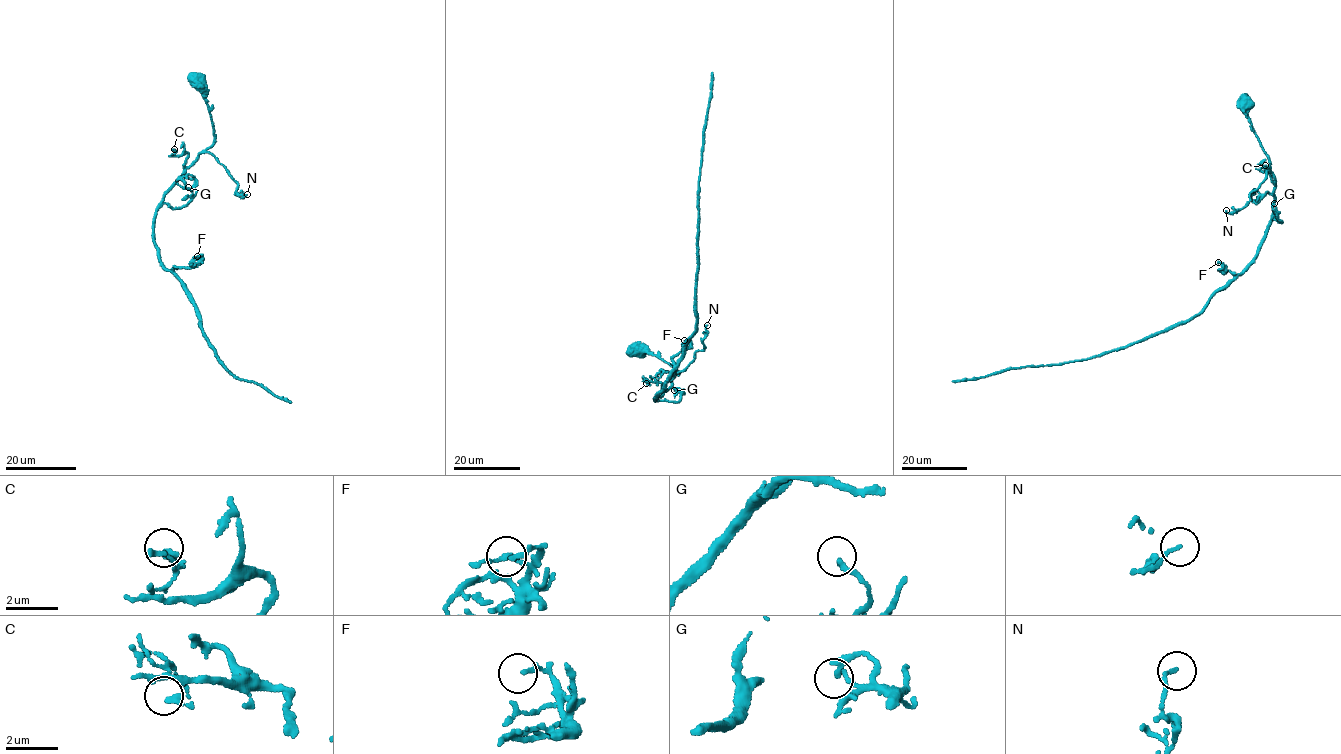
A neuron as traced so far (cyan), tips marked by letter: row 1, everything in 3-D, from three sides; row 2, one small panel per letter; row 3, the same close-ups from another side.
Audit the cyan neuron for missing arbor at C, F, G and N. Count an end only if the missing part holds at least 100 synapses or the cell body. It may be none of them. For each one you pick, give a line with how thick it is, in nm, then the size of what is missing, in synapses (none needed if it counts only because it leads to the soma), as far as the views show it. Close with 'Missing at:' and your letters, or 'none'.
Missing at: none

